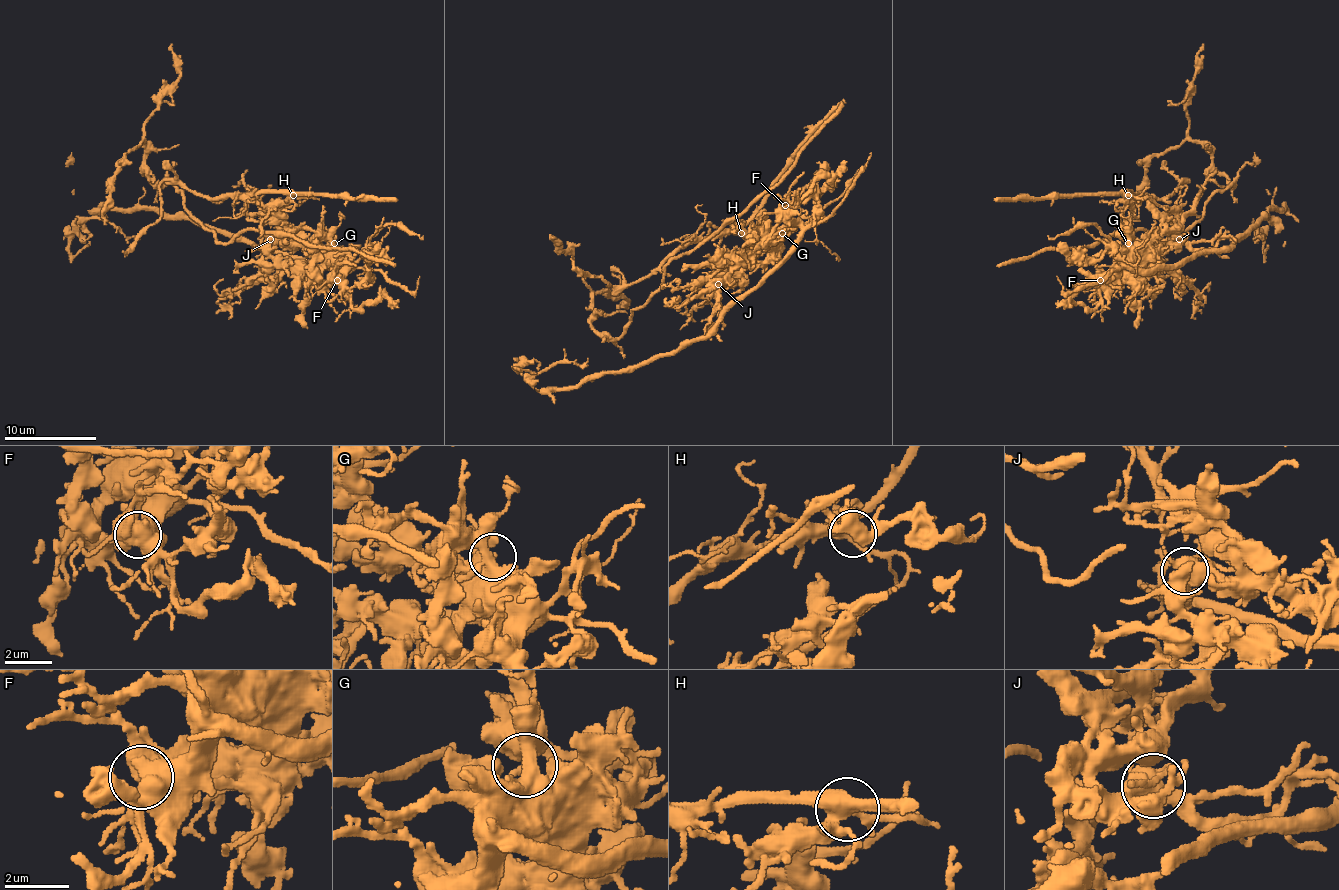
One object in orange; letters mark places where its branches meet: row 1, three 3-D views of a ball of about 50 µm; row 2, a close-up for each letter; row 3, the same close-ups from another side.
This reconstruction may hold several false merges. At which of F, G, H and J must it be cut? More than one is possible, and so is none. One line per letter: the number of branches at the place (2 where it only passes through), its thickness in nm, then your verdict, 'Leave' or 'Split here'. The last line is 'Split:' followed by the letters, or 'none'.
F: Branches: 2. Thickness 650 nm. Leave
G: Branches: 2. Thickness 550 nm. Leave
H: Branches: 6. Thickness 460 nm. Leave
J: Branches: 4. Thickness 500 nm. Split here
Split: J

